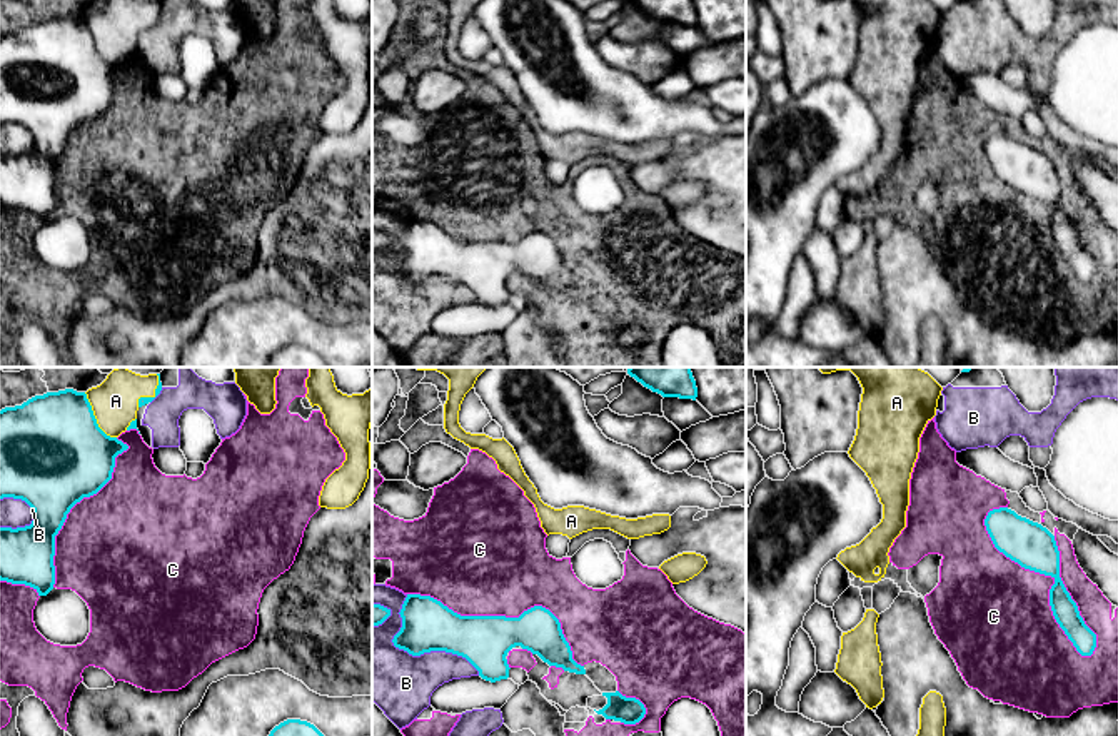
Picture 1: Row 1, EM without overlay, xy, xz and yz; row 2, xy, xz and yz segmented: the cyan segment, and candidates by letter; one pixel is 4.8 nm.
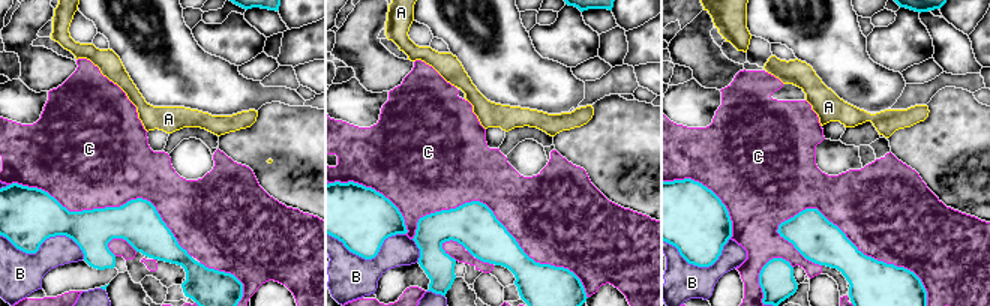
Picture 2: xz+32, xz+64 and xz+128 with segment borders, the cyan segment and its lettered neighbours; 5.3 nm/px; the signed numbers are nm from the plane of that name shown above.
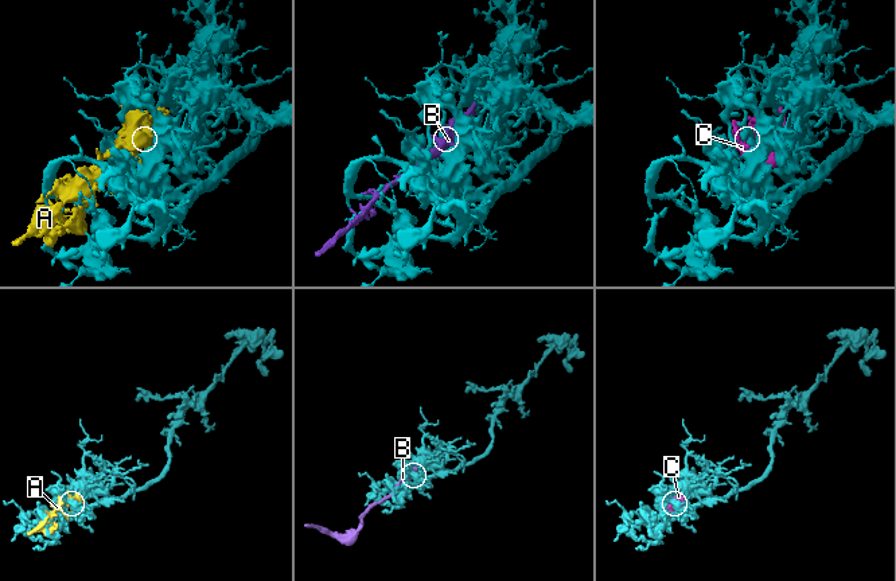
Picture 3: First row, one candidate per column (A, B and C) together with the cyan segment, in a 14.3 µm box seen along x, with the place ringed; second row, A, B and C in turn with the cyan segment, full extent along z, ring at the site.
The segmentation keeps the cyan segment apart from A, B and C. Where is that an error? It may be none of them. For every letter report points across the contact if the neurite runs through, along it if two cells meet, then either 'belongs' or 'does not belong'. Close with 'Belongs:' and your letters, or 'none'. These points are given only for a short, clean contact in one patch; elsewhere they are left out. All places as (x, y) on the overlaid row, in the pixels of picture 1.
A: does not belong
B: does not belong
C: does not belong
Belongs: none

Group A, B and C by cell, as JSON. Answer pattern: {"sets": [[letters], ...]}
{"sets": [["A"], ["B"], ["C"]]}

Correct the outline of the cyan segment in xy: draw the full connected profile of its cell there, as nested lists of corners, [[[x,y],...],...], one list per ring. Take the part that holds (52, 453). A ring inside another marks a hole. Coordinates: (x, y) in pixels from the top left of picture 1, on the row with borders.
[[[47,392],[0,411],[0,499],[22,499],[33,509],[30,526],[0,527],[0,581],[30,586],[38,596],[53,589],[55,536],[70,509],[112,479],[115,457],[127,449],[98,427],[85,392]]]

